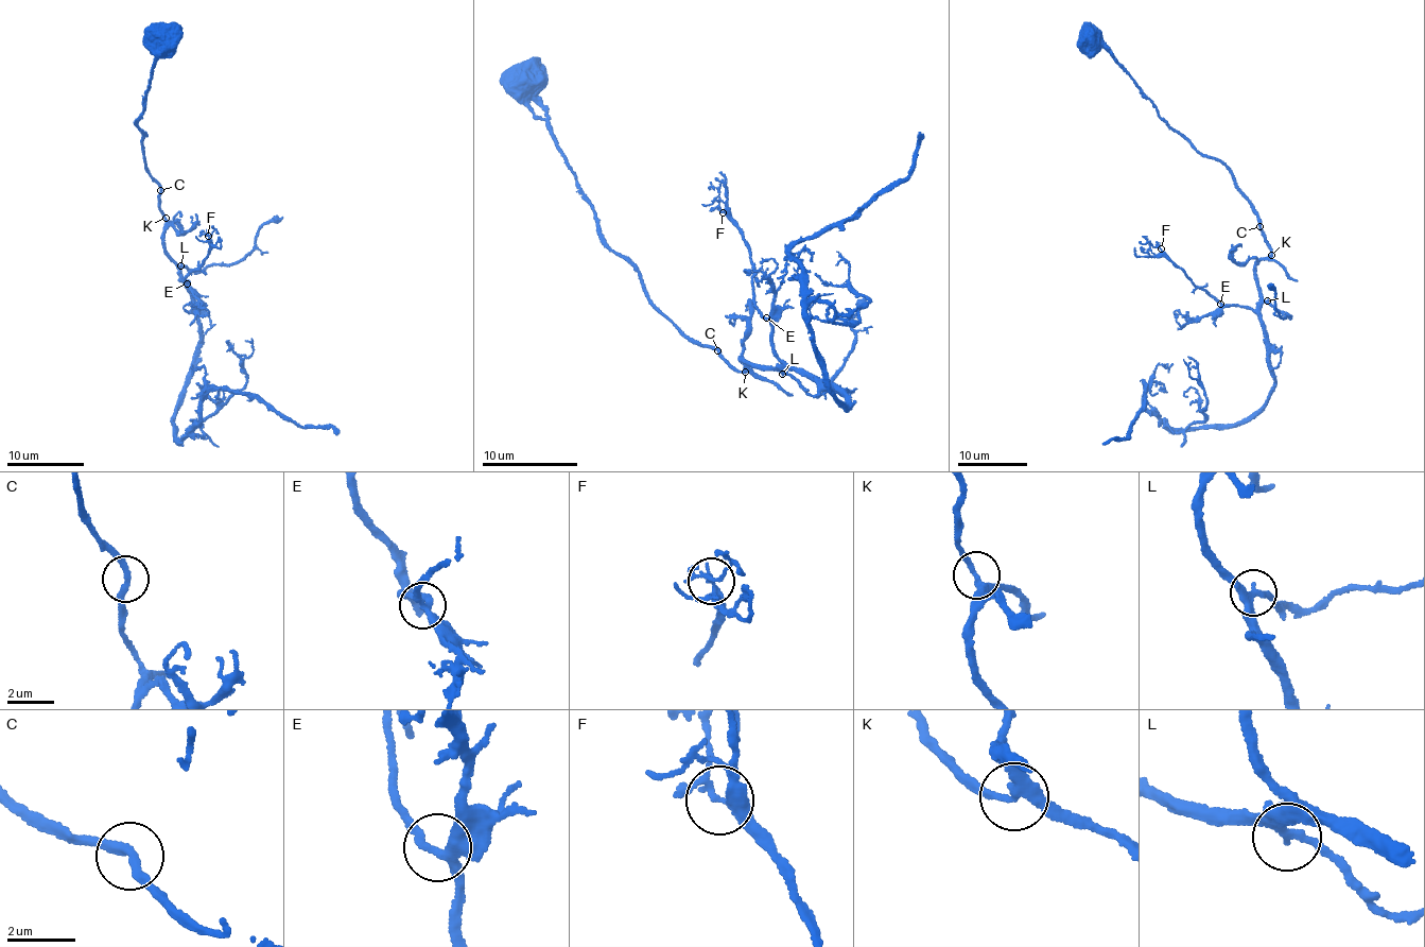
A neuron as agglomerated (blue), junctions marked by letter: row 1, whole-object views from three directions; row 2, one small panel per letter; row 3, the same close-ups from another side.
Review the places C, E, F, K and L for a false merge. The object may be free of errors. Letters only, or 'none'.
none

